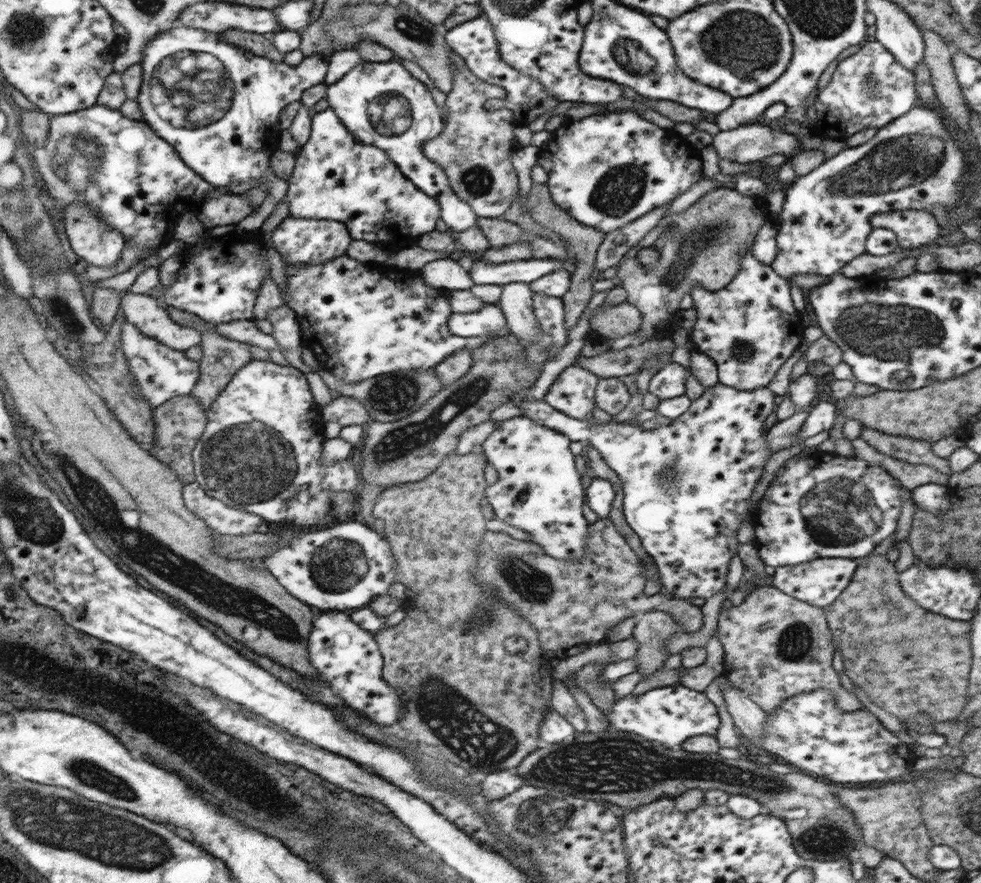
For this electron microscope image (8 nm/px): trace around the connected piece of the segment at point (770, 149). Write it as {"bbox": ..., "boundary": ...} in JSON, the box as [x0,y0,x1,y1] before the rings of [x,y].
{"bbox":[710,122,804,164],"boundary":[[[750,122],[735,129],[720,131],[710,144],[719,158],[739,164],[756,163],[773,154],[787,158],[804,150],[795,135],[762,124]]]}

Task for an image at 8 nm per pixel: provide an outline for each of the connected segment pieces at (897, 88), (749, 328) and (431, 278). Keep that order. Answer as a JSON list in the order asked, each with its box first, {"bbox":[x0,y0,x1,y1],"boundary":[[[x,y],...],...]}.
[{"bbox":[813,38,918,140],"boundary":[[[875,38],[867,39],[860,47],[854,49],[854,55],[837,64],[830,83],[818,93],[815,102],[817,119],[813,130],[822,138],[846,140],[849,136],[865,128],[882,128],[899,116],[905,115],[914,104],[918,104],[915,88],[915,74],[904,68]]]},{"bbox":[688,249,806,392],"boundary":[[[750,249],[743,255],[741,267],[730,284],[717,291],[706,290],[701,284],[695,284],[689,293],[694,299],[697,319],[688,340],[695,345],[694,350],[716,363],[720,384],[748,392],[764,388],[802,343],[806,326],[793,306],[789,281],[774,272],[771,265],[758,262]]]},{"bbox":[418,256,476,293],"boundary":[[[451,256],[428,262],[418,270],[418,274],[427,279],[430,286],[448,293],[453,290],[466,290],[476,285],[469,272]]]}]

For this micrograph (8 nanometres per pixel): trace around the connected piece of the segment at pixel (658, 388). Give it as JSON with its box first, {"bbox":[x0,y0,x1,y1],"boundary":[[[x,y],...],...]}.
{"bbox":[649,362,690,399],"boundary":[[[677,362],[664,365],[649,382],[649,391],[659,399],[672,399],[686,392],[686,381],[690,368]]]}

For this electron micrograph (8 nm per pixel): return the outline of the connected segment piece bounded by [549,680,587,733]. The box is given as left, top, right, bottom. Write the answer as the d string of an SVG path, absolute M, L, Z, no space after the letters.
M552 680L553 693L550 696L550 710L560 714L574 730L587 732L587 722L584 712L578 707L573 695L569 693L565 683Z

